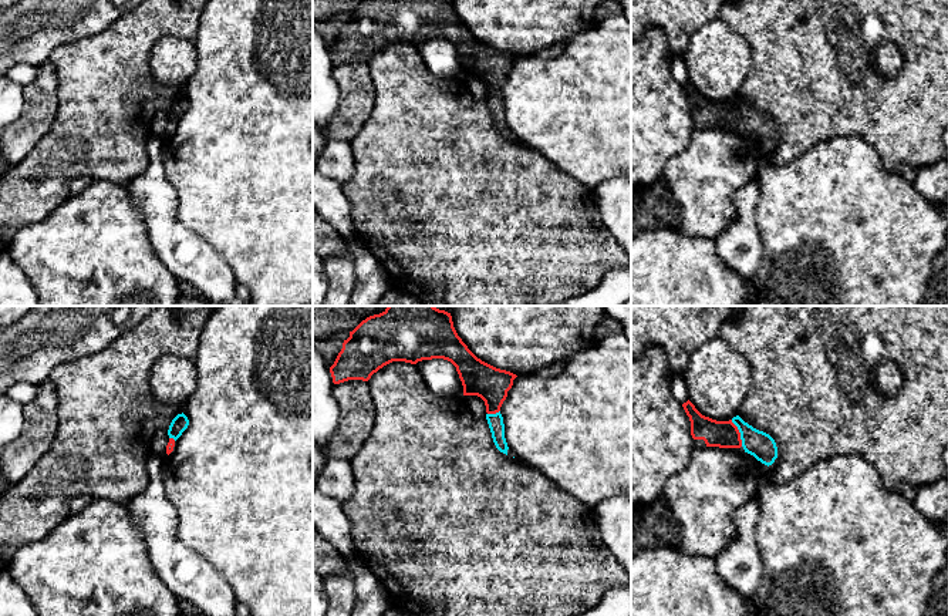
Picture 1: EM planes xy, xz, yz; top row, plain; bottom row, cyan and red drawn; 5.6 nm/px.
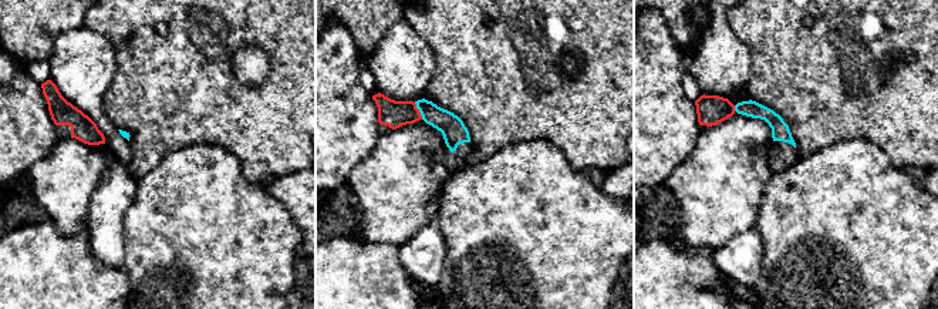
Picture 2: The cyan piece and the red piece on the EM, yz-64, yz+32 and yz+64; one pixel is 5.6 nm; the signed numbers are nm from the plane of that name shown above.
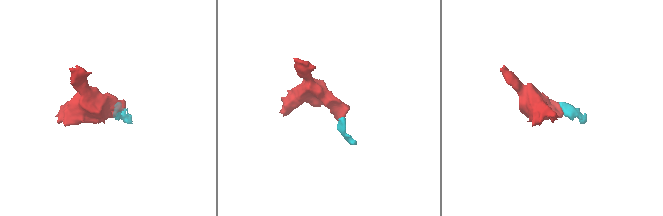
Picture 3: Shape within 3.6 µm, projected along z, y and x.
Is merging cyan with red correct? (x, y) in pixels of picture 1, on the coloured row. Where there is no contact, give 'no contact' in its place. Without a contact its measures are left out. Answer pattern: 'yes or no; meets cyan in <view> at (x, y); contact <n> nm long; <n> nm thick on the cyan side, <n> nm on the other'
yes; meets cyan in yz at (739, 431); contact 170 nm long; 150 nm thick on the cyan side, 160 nm on the other

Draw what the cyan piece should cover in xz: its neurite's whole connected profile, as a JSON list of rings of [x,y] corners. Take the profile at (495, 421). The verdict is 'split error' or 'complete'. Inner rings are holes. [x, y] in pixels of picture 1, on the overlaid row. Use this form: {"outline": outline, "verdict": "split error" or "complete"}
{"outline": [[[313,306],[313,324],[313,341],[328,339],[340,331],[350,333],[330,367],[334,384],[348,380],[368,381],[374,373],[392,361],[411,364],[432,359],[451,361],[462,381],[463,395],[478,395],[485,401],[493,442],[507,455],[500,407],[517,376],[478,359],[458,336],[451,313],[435,306]]], "verdict": "split error"}

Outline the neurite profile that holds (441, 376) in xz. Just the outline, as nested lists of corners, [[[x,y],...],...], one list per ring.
[[[432,359],[418,361],[415,366],[433,394],[442,397],[463,395],[462,381],[456,367],[451,361],[443,359]]]

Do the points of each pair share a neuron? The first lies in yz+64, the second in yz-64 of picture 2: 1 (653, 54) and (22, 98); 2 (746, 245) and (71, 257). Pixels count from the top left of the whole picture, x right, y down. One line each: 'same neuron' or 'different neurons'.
1: same neuron
2: different neurons

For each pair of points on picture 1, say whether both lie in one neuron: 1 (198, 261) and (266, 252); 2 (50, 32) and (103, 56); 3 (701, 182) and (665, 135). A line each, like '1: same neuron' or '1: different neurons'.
1: different neurons
2: different neurons
3: different neurons

